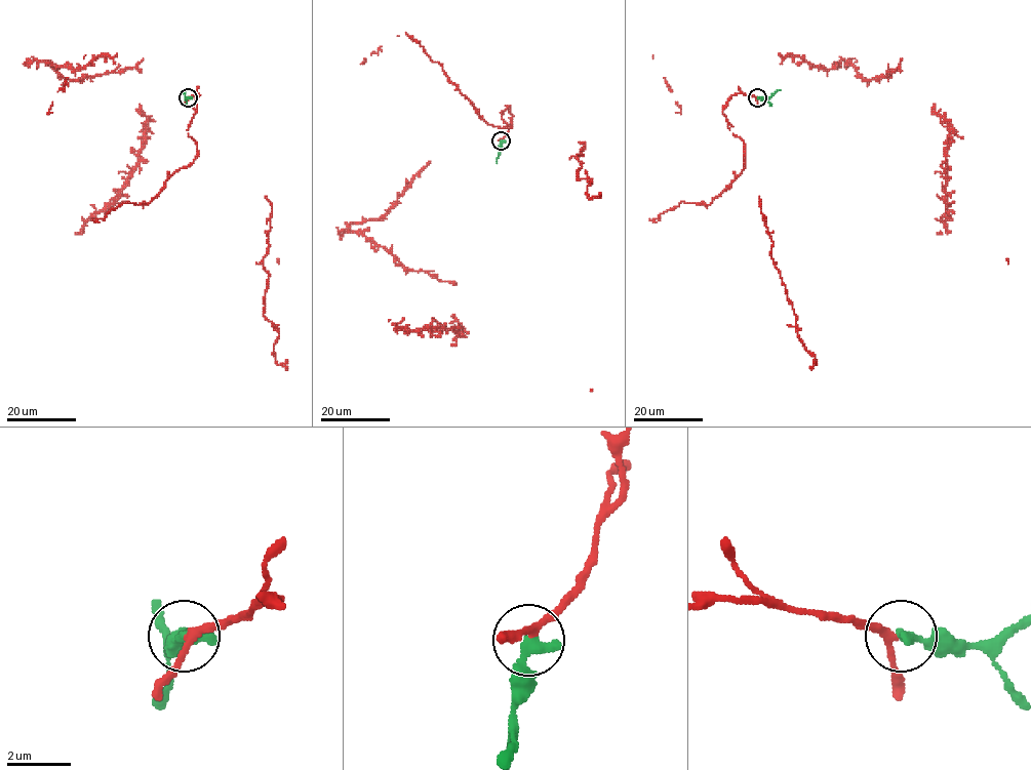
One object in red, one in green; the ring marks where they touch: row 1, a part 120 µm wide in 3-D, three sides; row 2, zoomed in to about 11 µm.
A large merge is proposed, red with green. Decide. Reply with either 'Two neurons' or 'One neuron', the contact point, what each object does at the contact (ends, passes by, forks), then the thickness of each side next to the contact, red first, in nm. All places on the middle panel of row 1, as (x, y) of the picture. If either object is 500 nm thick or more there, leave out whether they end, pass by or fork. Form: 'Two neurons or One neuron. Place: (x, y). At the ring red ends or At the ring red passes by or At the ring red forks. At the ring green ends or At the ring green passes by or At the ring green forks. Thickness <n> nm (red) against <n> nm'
One neuron. Place: (501, 140). At the ring red passes by. At the ring green ends. Thickness 200 nm (red) against 400 nm

